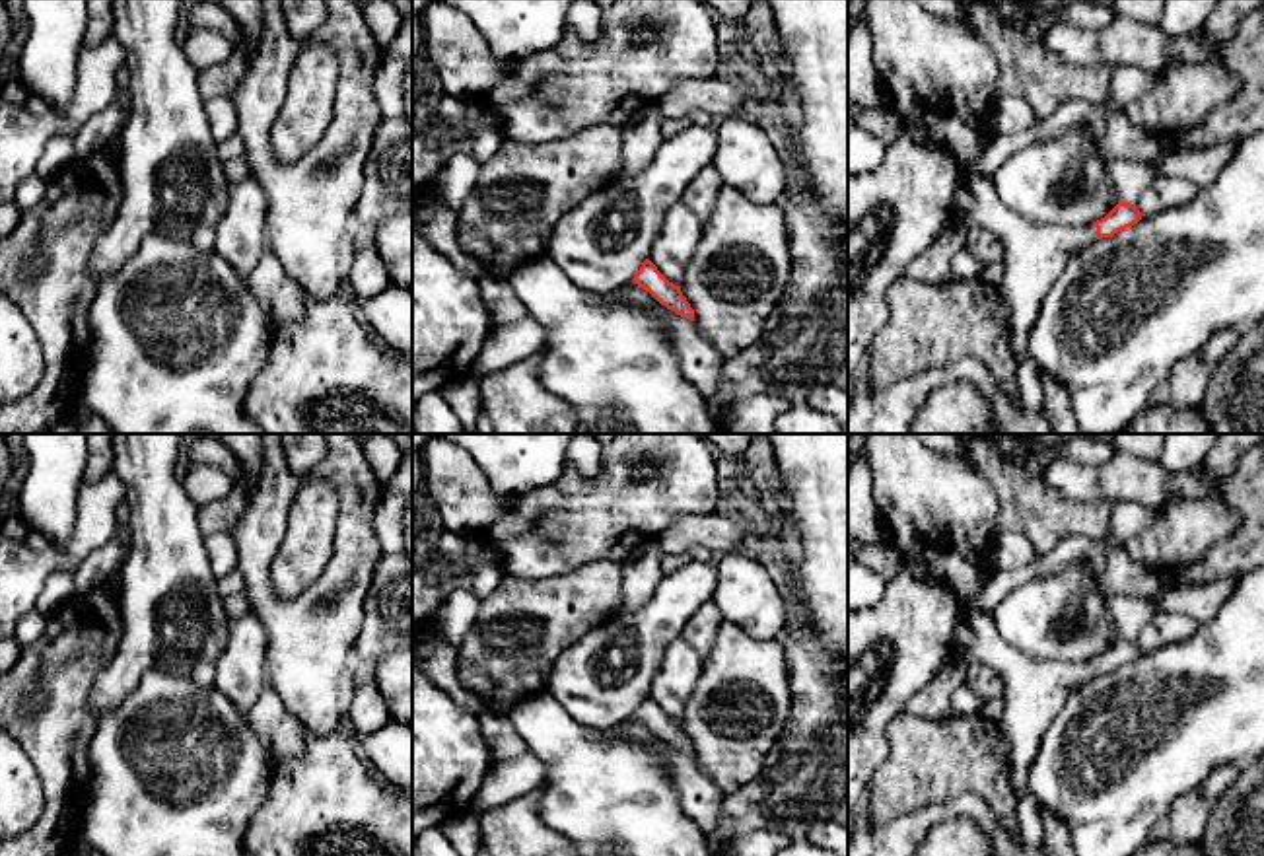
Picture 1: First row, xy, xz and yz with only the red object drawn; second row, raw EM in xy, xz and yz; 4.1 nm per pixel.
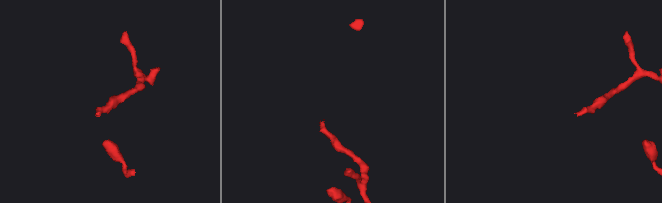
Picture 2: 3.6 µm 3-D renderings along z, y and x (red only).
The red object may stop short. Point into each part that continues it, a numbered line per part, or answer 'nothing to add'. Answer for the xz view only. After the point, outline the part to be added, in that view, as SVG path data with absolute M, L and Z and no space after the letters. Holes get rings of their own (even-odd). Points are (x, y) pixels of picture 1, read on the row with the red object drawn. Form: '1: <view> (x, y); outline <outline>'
nothing to add

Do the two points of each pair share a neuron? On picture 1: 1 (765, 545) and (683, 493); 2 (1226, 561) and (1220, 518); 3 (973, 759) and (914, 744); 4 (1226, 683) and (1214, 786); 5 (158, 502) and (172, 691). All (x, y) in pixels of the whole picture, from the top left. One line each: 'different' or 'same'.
1: different
2: different
3: same
4: different
5: different

